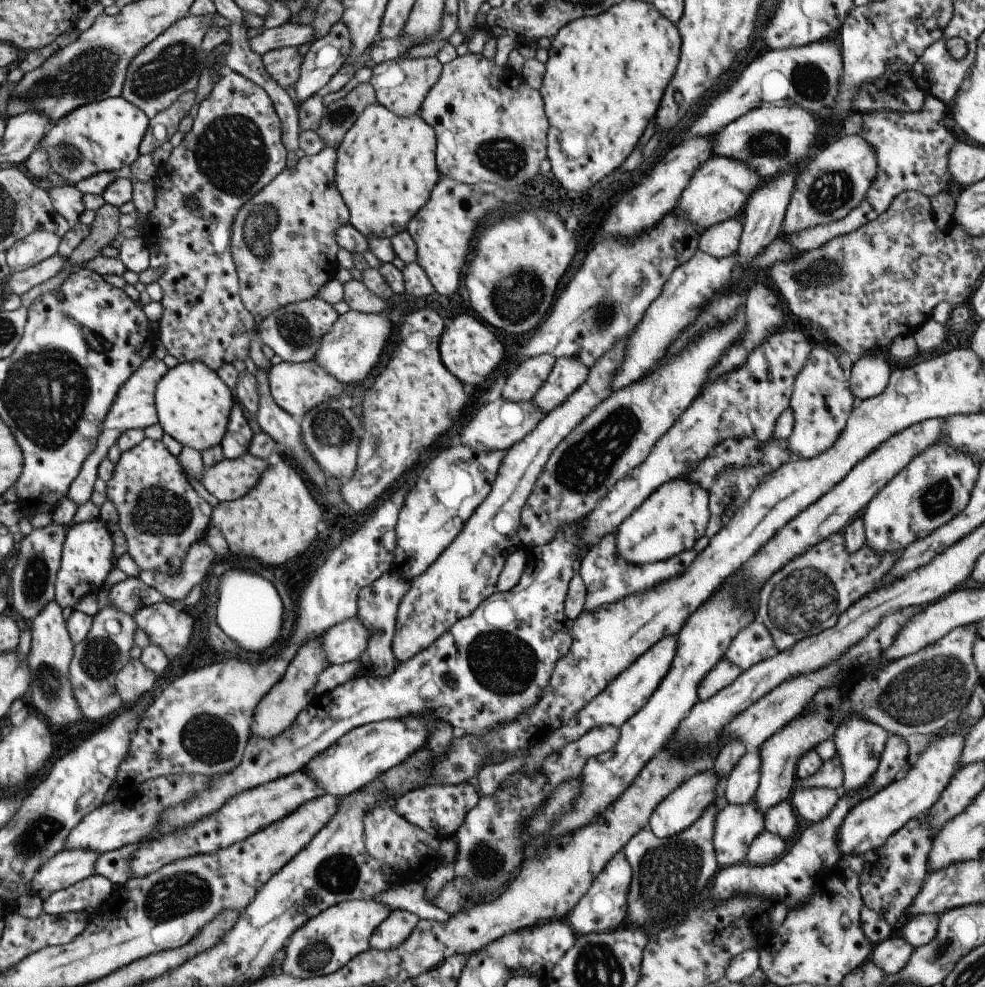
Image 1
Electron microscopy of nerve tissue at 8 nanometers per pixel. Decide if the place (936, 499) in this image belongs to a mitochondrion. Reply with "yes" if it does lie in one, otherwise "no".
yes

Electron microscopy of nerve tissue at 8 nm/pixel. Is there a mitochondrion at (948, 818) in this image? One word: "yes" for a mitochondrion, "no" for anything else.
no

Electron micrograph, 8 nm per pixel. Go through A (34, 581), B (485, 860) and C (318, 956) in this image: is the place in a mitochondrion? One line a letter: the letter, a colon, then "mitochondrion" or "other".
A: mitochondrion
B: mitochondrion
C: mitochondrion

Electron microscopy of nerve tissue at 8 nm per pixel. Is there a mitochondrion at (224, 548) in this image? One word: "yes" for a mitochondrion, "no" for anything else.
no

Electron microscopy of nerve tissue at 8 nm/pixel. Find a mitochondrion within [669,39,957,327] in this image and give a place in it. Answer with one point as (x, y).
(810, 82)

